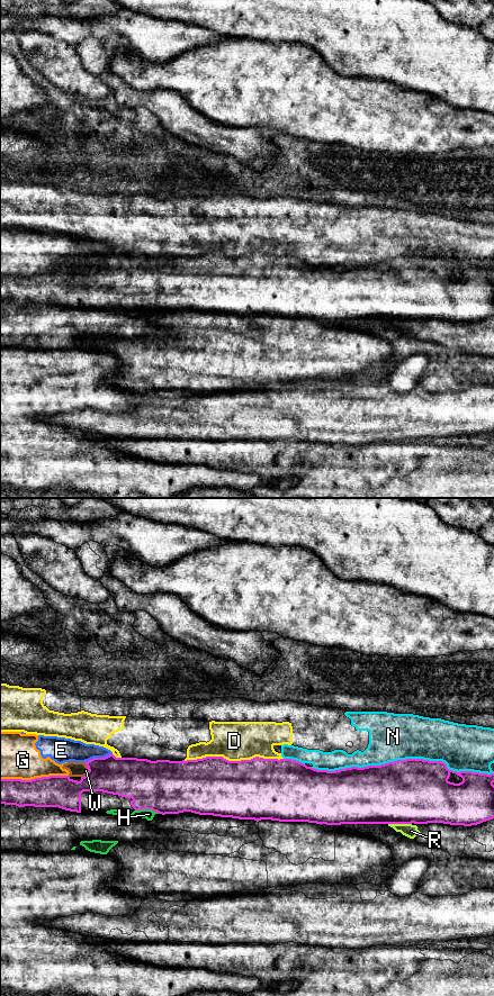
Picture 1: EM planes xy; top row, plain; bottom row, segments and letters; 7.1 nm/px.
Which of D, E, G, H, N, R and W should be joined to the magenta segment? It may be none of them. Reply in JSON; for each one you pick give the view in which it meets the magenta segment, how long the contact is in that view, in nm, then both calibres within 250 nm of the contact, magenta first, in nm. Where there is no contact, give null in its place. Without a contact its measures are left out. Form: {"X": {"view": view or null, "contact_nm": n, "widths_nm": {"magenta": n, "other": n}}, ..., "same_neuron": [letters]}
{"same_neuron": []}

